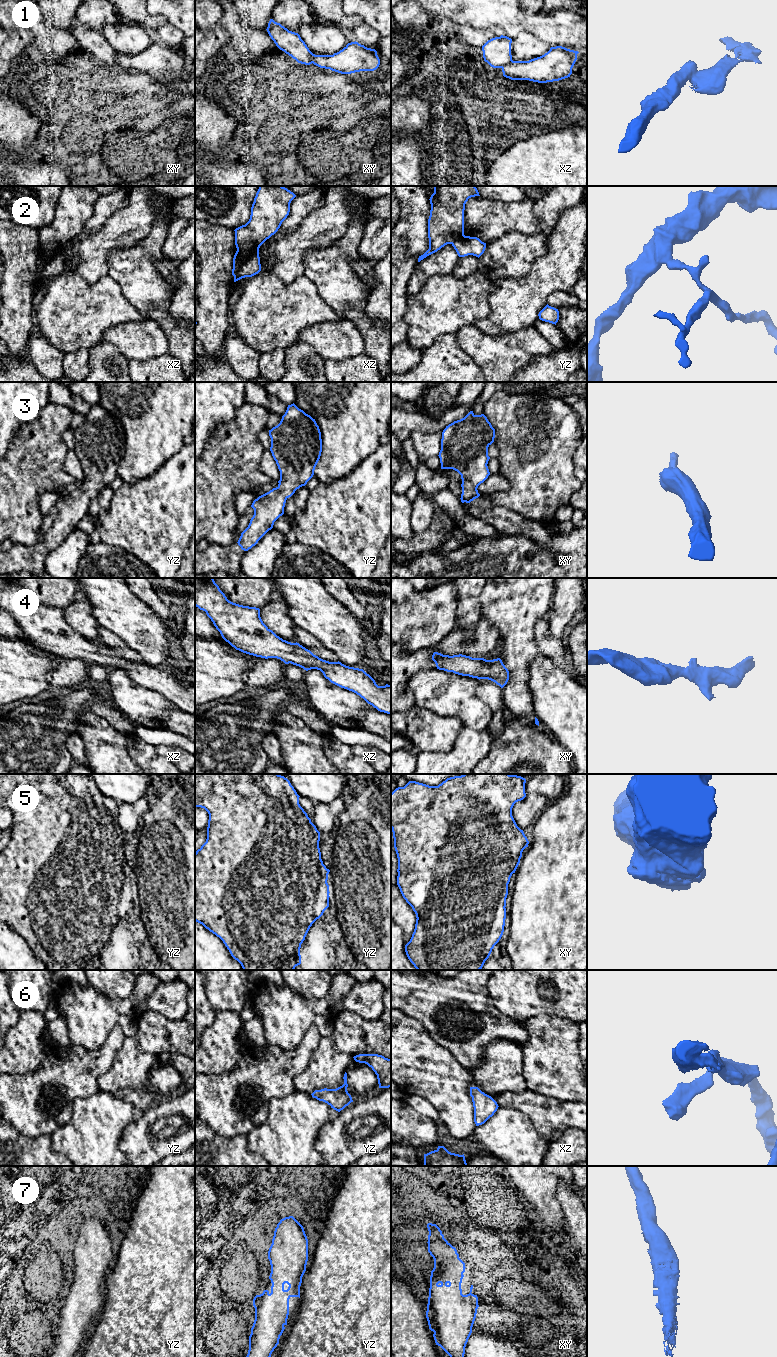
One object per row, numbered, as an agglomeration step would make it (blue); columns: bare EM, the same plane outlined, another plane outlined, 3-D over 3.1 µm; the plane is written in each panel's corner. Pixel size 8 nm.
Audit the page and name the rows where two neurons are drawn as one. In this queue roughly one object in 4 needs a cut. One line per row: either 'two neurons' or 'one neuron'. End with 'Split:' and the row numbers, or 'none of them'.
1: two neurons
2: two neurons
3: one neuron
4: one neuron
5: one neuron
6: one neuron
7: one neuron
Split: 1, 2

